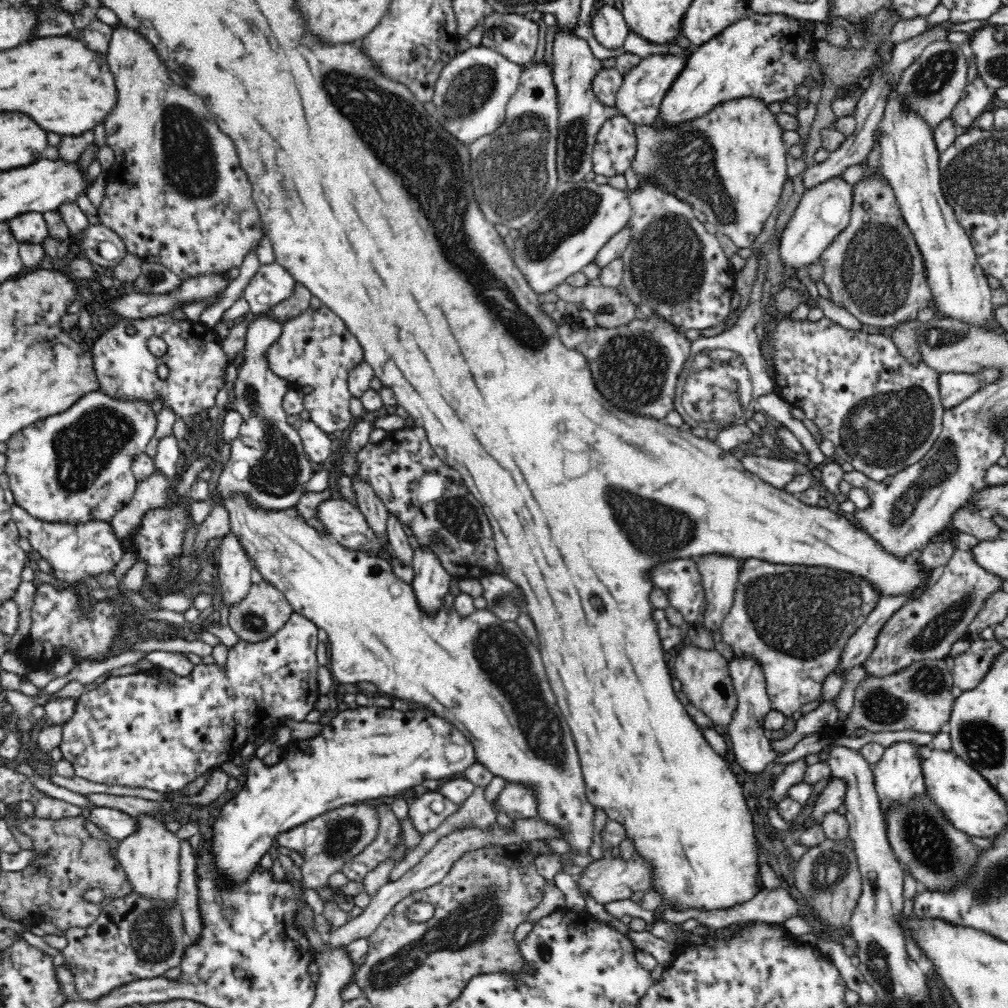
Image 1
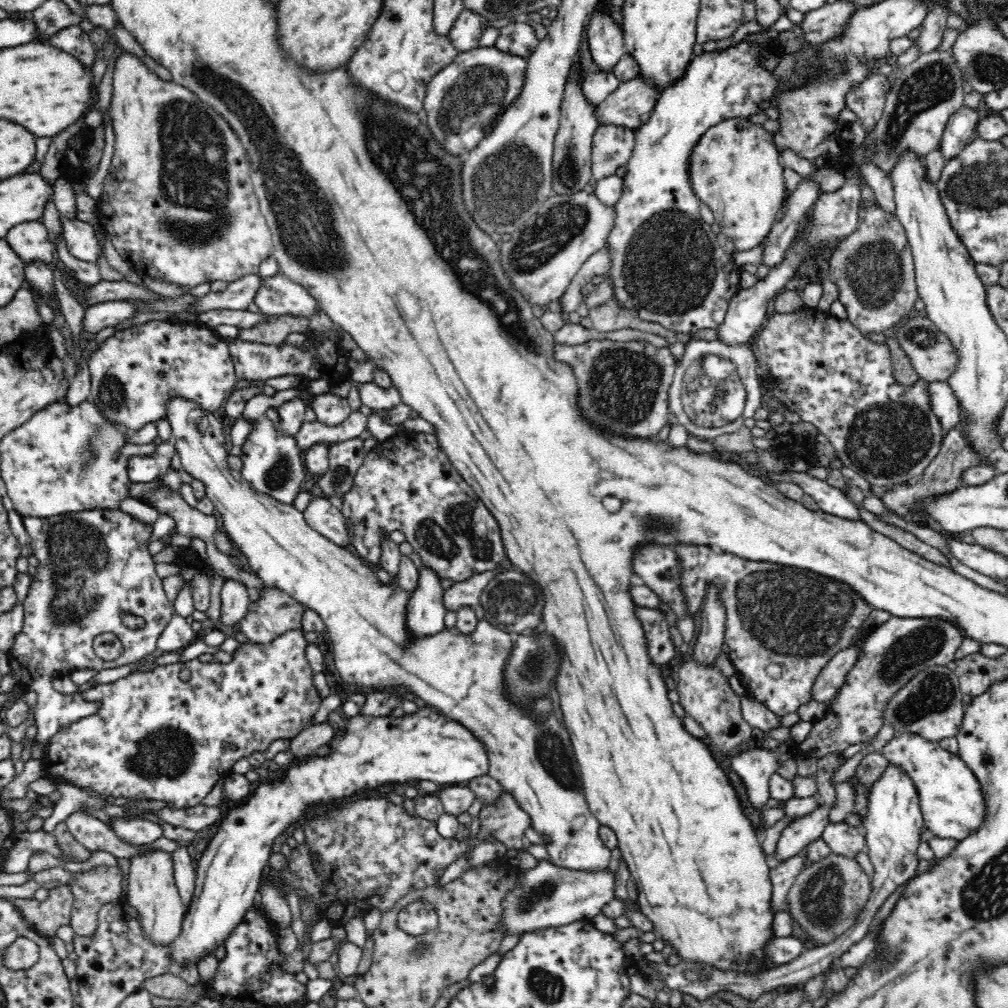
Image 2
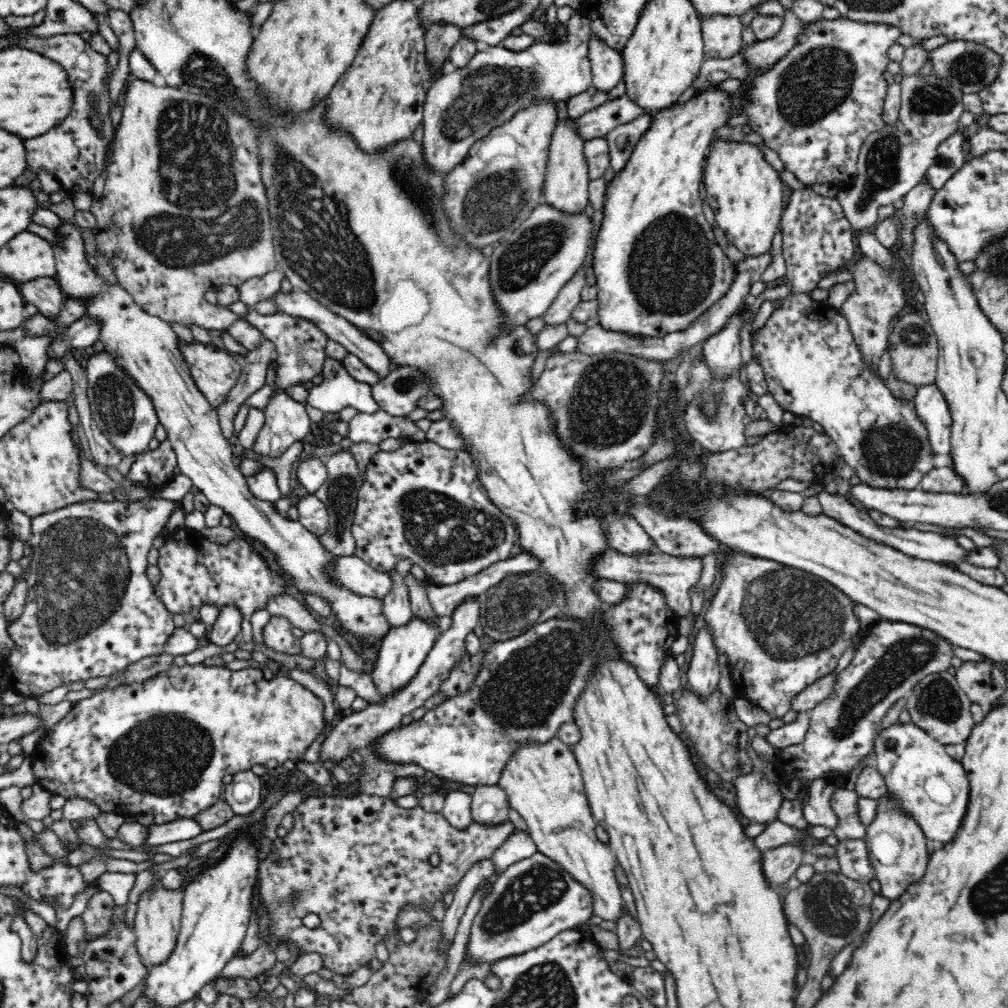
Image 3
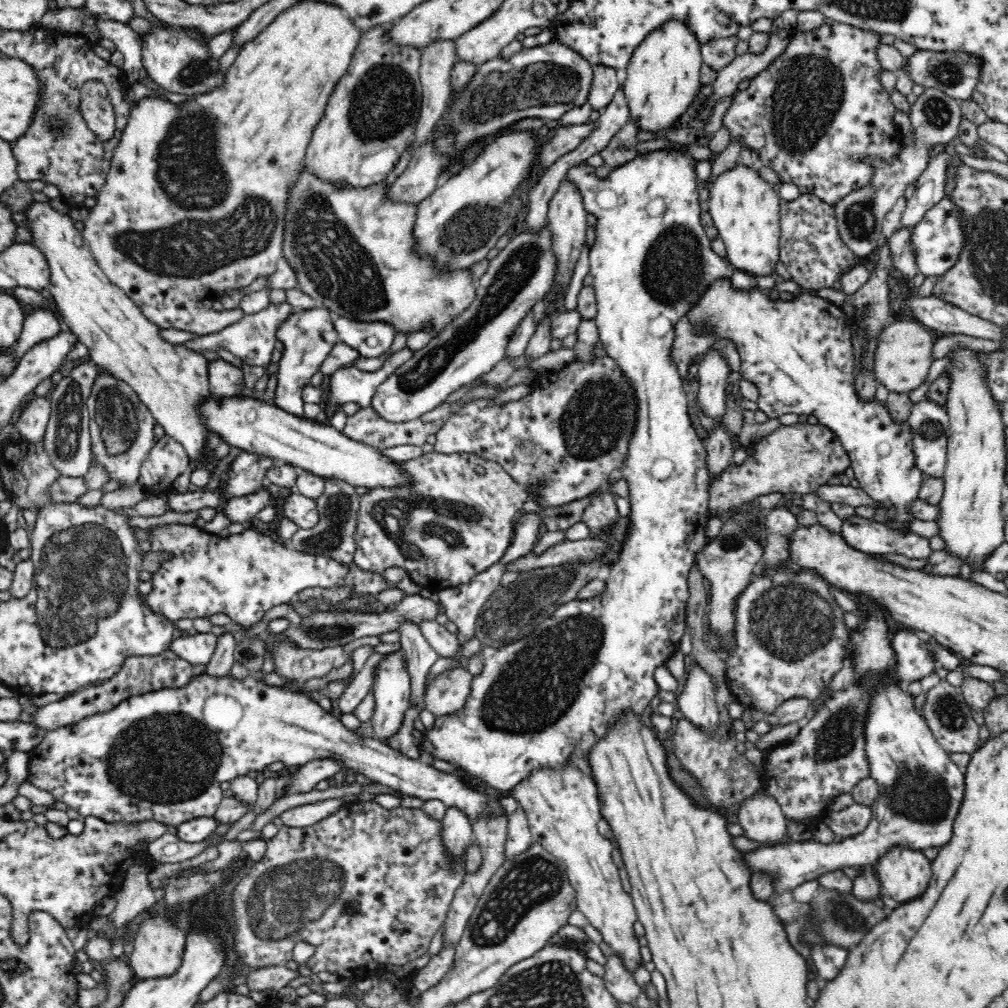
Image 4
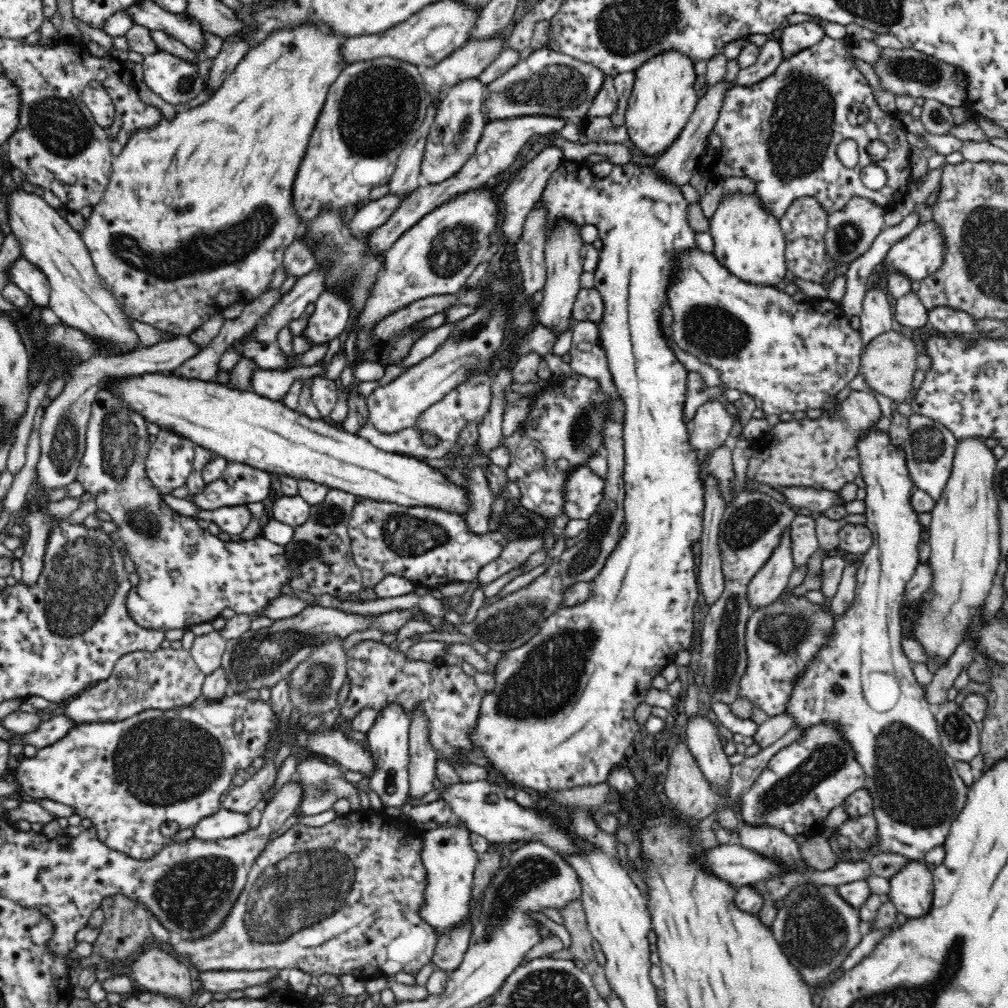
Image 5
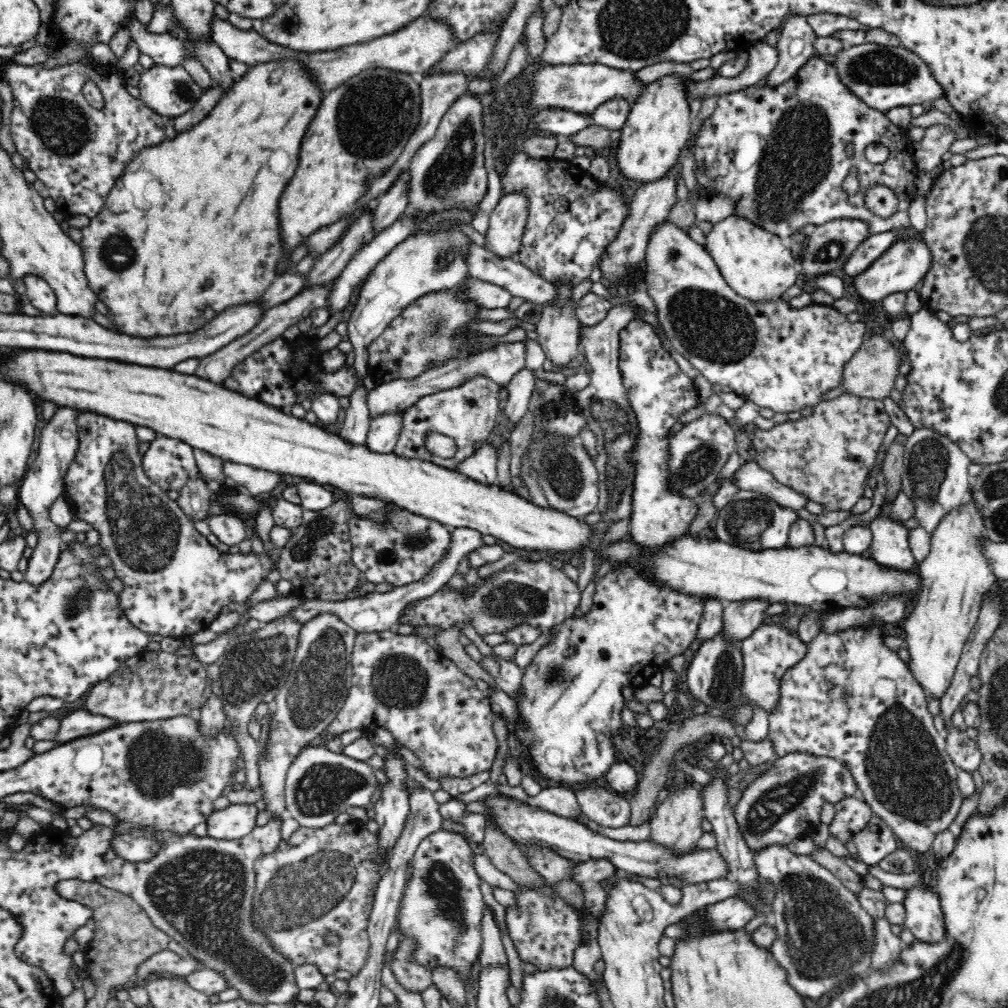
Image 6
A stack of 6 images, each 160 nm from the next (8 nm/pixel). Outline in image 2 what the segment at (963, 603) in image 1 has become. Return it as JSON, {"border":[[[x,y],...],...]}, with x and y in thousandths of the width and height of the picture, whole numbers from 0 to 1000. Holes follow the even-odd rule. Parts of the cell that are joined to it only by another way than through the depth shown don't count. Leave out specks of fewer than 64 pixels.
{"border":[[[887,610],[860,629],[854,640],[850,657],[838,673],[838,679],[825,695],[819,696],[819,706],[806,716],[800,732],[784,743],[787,753],[800,751],[817,754],[821,750],[835,750],[842,740],[863,736],[879,718],[876,708],[883,692],[914,666],[925,661],[938,662],[955,636],[955,629],[937,615],[919,613],[891,613]]]}

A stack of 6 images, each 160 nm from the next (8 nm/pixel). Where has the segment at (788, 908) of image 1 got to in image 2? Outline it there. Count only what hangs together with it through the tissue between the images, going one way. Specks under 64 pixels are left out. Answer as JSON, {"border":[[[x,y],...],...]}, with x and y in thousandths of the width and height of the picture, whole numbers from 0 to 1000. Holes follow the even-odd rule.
{"border":[[[801,844],[787,849],[781,854],[774,854],[772,860],[764,863],[766,874],[766,902],[781,904],[781,887],[783,881],[788,877],[790,870],[794,867],[801,851]]]}

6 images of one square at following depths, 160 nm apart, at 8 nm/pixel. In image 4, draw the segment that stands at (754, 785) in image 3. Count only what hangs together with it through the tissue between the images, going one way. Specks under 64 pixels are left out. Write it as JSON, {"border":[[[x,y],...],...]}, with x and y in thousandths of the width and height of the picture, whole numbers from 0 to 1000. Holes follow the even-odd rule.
{"border":[[[746,789],[735,797],[732,817],[738,830],[754,837],[766,839],[786,833],[781,813],[770,794],[760,789]]]}

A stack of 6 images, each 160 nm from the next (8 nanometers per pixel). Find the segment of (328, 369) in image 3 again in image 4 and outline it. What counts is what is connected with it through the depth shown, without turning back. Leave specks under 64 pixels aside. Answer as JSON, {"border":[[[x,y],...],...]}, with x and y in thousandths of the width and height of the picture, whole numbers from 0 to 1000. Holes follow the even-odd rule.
{"border":[[[401,343],[398,347],[387,350],[379,364],[369,369],[357,368],[351,362],[332,367],[325,381],[327,401],[339,403],[343,399],[352,399],[358,405],[367,404],[367,397],[375,383],[407,357],[412,349],[413,347]]]}

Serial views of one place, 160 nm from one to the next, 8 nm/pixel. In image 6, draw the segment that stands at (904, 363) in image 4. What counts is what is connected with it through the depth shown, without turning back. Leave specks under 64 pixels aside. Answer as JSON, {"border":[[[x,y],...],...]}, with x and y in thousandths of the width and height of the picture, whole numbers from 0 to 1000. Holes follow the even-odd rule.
{"border":[[[866,332],[863,336],[859,336],[849,351],[837,361],[835,375],[833,375],[836,390],[876,397],[887,387],[891,363],[896,357],[897,350],[893,342],[884,340],[875,332]]]}

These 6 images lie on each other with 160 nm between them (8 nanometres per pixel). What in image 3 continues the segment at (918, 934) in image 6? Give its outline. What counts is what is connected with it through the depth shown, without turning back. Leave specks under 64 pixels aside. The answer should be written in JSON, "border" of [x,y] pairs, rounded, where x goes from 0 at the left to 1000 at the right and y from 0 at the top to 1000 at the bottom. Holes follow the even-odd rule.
{"border":[[[879,789],[870,795],[870,807],[865,817],[860,819],[858,836],[869,864],[869,872],[873,875],[874,889],[887,894],[897,887],[901,879],[917,869],[923,847],[919,844],[920,833],[911,816],[901,811],[893,799],[887,799]]]}

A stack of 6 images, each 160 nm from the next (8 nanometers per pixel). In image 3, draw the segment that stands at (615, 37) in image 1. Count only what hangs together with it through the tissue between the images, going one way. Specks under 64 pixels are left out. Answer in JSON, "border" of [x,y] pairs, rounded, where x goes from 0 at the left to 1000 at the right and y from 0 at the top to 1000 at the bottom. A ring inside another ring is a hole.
{"border":[[[595,39],[584,40],[584,59],[587,68],[587,86],[602,92],[618,79],[618,55],[599,45]]]}

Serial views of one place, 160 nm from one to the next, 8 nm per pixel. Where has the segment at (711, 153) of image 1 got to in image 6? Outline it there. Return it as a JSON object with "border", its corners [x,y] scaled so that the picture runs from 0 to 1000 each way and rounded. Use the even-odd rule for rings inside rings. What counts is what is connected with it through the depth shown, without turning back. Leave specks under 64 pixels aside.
{"border":[[[722,214],[707,224],[698,245],[726,289],[749,301],[780,296],[780,288],[790,283],[792,272],[795,272],[794,261],[787,250],[776,243],[774,235],[732,214]]]}

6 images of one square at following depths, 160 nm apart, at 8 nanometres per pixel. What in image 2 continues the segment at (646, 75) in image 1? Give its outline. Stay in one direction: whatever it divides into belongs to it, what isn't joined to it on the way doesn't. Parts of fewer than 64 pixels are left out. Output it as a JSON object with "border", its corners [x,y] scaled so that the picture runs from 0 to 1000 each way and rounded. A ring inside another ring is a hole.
{"border":[[[628,77],[614,86],[601,99],[589,107],[589,114],[595,124],[620,125],[634,128],[645,117],[654,91],[639,82],[637,78]]]}

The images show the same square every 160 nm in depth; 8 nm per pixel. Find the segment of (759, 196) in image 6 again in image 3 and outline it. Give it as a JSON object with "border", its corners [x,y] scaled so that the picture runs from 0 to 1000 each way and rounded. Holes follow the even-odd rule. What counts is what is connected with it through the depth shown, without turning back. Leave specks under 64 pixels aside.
{"border":[[[815,17],[807,23],[802,23],[796,28],[796,32],[792,36],[792,42],[782,51],[782,54],[760,68],[760,71],[750,74],[743,84],[739,86],[735,97],[730,99],[732,103],[731,112],[740,115],[740,123],[744,124],[745,129],[750,131],[750,133],[754,133],[756,143],[772,152],[777,161],[778,169],[786,171],[789,177],[794,179],[794,182],[801,188],[808,188],[810,185],[825,183],[827,187],[831,187],[834,189],[845,184],[851,174],[851,157],[855,142],[859,141],[861,135],[874,130],[879,125],[875,117],[875,110],[882,86],[877,77],[879,65],[882,63],[880,50],[886,44],[889,44],[889,40],[891,40],[893,35],[893,29],[877,23],[853,23],[835,17],[827,20],[820,20]]]}

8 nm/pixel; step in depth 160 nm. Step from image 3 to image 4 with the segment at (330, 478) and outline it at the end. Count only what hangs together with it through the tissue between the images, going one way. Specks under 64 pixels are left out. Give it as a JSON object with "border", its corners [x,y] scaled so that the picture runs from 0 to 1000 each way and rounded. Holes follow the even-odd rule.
{"border":[[[325,475],[322,477],[322,487],[313,496],[315,507],[315,518],[307,525],[296,525],[285,540],[293,547],[312,552],[325,553],[337,561],[348,563],[353,546],[351,528],[353,526],[357,493],[353,490],[353,483],[345,481],[343,477]]]}

